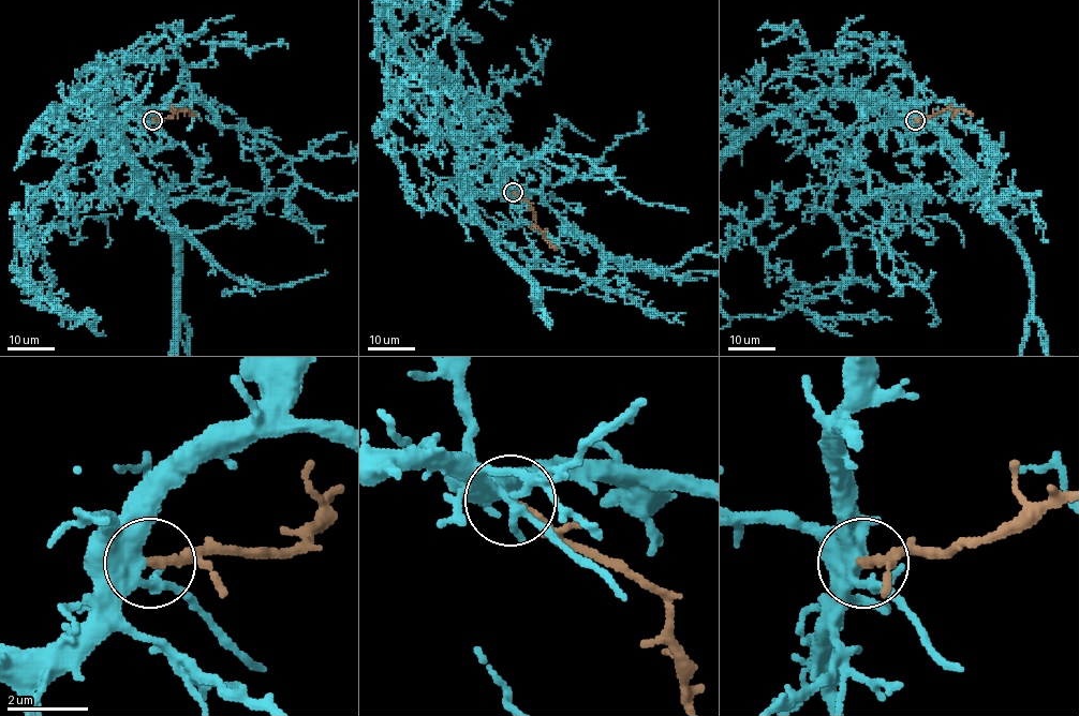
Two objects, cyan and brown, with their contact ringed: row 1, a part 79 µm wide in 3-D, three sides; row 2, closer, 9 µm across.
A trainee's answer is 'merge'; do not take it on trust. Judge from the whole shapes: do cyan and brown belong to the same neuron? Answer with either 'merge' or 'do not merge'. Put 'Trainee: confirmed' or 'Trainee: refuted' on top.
Trainee: confirmed
merge

